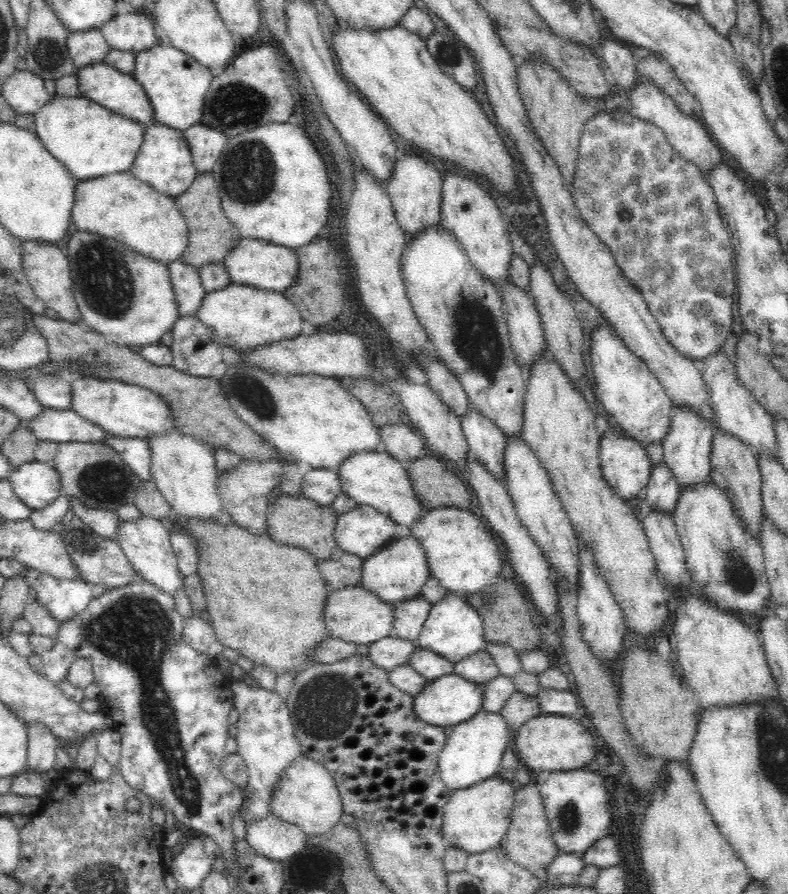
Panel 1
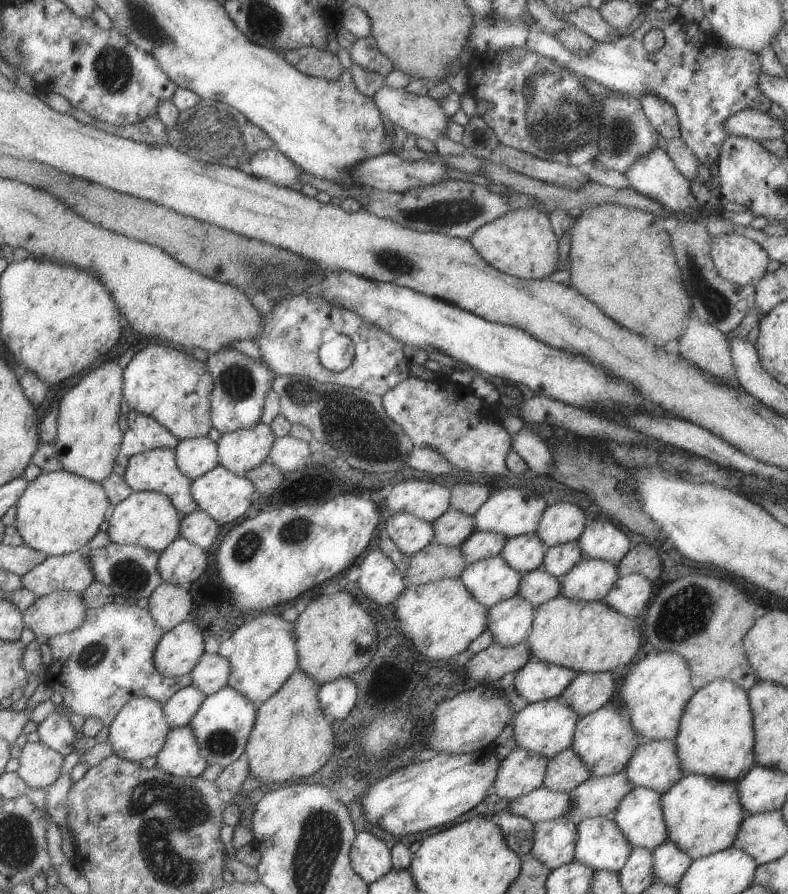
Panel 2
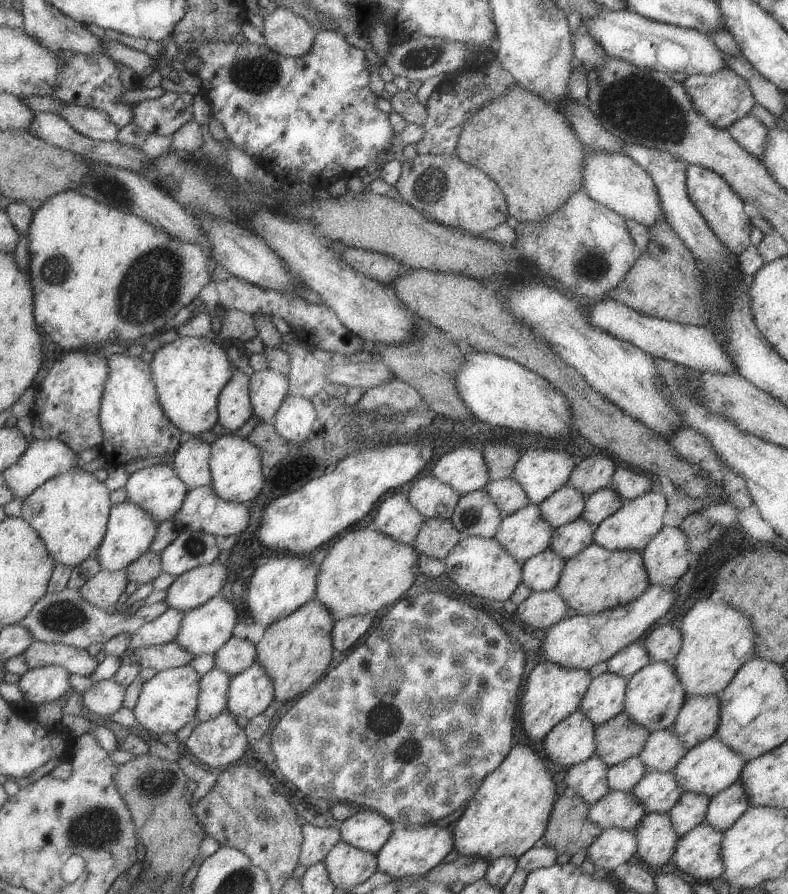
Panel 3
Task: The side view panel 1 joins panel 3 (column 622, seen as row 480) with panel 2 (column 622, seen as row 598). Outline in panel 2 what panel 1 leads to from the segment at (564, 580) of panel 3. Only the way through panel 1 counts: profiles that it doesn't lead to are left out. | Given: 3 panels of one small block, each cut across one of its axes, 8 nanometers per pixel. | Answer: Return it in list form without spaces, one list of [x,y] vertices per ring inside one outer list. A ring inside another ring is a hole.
[[[559,594],[534,609],[525,643],[530,656],[576,673],[614,672],[635,656],[641,634],[632,618],[615,612],[600,601],[576,601]]]

